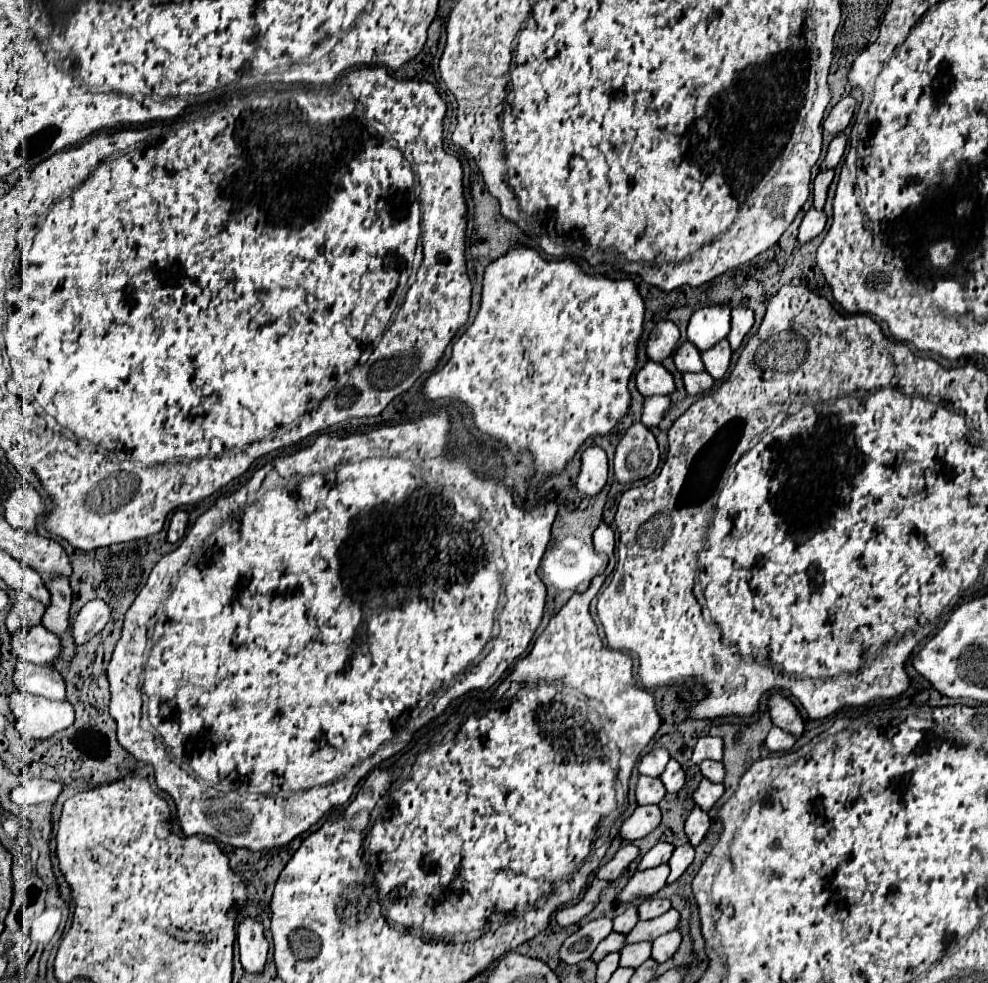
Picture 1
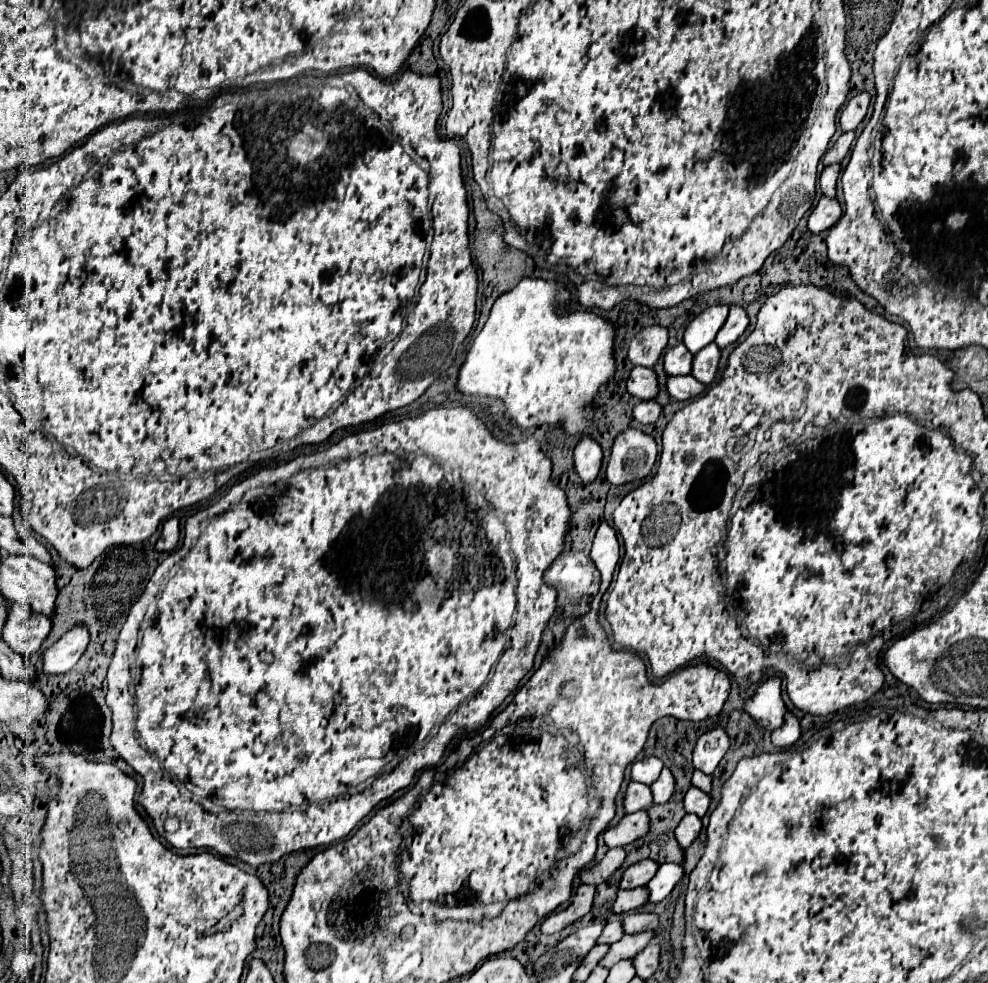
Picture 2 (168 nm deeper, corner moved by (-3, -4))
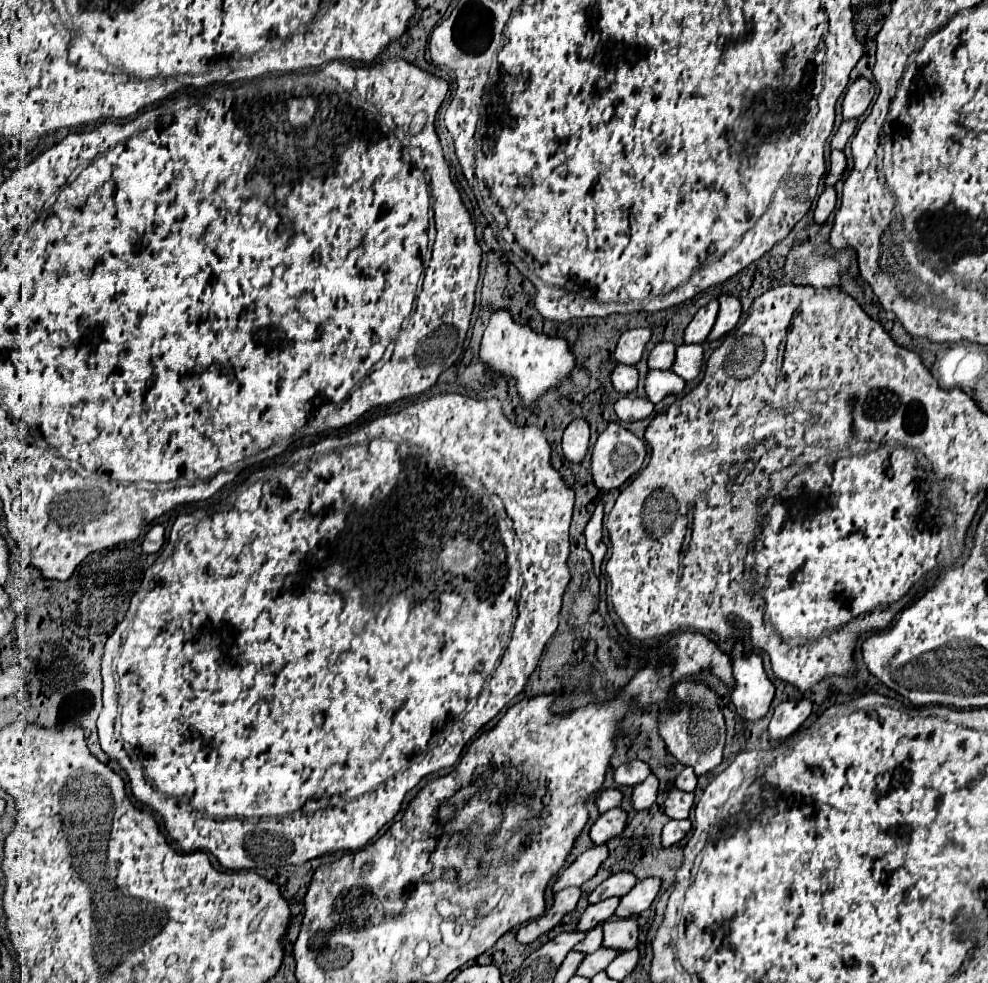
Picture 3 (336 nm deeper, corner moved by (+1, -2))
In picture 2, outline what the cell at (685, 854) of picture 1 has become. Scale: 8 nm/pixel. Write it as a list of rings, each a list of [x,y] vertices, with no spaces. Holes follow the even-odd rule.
[[[674,862],[662,864],[656,872],[656,876],[648,882],[650,902],[664,900],[672,892],[672,888],[682,880],[682,876],[684,876],[684,868],[680,864],[674,864]]]

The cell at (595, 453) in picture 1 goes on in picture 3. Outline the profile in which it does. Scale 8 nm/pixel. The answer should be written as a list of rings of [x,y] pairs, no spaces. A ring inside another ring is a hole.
[[[584,418],[572,420],[570,426],[564,430],[564,438],[562,438],[564,456],[572,462],[580,462],[588,452],[588,442],[590,442],[588,422]]]

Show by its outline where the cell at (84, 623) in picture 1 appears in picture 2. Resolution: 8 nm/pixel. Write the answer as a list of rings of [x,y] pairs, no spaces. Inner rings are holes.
[[[74,624],[56,644],[44,652],[44,672],[64,674],[76,666],[80,656],[90,644],[90,632],[86,624]]]

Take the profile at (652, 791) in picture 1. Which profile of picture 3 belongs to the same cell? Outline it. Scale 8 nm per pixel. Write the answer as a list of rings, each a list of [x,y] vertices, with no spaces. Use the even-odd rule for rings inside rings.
[[[606,788],[602,790],[598,796],[596,796],[596,806],[598,806],[598,812],[606,812],[610,808],[616,808],[620,806],[620,800],[622,800],[622,792],[616,790],[616,788]]]

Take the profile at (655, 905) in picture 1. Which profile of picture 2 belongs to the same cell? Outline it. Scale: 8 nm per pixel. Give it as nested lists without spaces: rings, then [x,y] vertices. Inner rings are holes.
[[[632,912],[622,918],[626,934],[638,934],[644,930],[654,930],[660,924],[660,916],[656,912]]]

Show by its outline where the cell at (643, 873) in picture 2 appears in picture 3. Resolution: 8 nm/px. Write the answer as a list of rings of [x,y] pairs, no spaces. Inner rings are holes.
[[[618,872],[618,874],[612,874],[608,880],[604,880],[602,884],[598,884],[590,896],[588,896],[588,904],[596,904],[600,900],[606,900],[606,898],[612,898],[612,896],[624,896],[628,894],[636,884],[636,876],[630,874],[630,872]]]

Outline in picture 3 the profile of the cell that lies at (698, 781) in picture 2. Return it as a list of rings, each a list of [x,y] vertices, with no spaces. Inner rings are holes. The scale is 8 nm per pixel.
[[[684,768],[684,770],[676,776],[674,786],[676,786],[678,790],[684,790],[684,792],[694,792],[694,788],[696,788],[696,774],[694,774],[694,770],[692,770],[692,768]]]

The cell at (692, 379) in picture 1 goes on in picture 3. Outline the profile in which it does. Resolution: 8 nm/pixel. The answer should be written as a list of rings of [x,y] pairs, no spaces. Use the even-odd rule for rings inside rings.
[[[648,370],[646,380],[644,380],[646,398],[652,404],[658,404],[662,398],[666,398],[670,394],[680,394],[684,390],[684,386],[686,386],[686,382],[672,370]]]

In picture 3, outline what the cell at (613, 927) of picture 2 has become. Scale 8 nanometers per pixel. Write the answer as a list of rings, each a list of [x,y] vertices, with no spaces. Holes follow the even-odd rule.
[[[596,926],[596,930],[590,930],[582,942],[578,942],[572,950],[582,954],[592,954],[602,946],[602,926]]]

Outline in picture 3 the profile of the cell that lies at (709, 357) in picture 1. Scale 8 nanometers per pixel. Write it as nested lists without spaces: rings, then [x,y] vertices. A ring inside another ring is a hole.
[[[682,344],[676,348],[676,362],[672,364],[672,372],[690,382],[700,374],[700,364],[702,364],[702,346]]]

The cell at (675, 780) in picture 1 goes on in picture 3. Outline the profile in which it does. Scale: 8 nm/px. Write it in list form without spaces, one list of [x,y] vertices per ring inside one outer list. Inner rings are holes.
[[[650,774],[644,782],[640,782],[634,790],[632,790],[632,808],[638,810],[646,810],[656,802],[658,796],[658,780],[654,774]]]

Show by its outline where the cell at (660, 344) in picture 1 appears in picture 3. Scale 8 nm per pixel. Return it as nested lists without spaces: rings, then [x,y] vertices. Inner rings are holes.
[[[632,328],[632,330],[626,330],[620,336],[616,352],[614,352],[616,362],[634,366],[642,358],[642,352],[644,352],[648,340],[650,340],[650,328]]]

